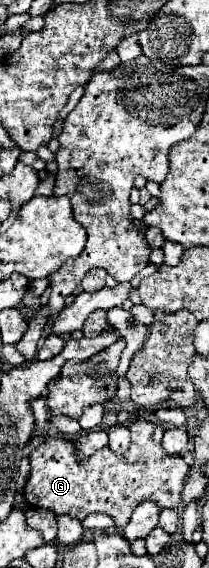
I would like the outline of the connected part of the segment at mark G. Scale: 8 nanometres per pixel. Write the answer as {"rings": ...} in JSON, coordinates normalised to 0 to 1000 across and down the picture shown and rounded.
{"rings":[[[651,738],[617,752],[627,783],[603,801],[555,801],[526,787],[459,794],[431,808],[373,815],[344,776],[211,766],[144,801],[144,840],[115,857],[115,879],[144,893],[211,893],[268,907],[402,914],[431,903],[526,907],[555,928],[593,931],[632,900],[699,879],[756,886],[766,896],[852,893],[890,815],[871,805],[804,801],[766,780],[727,773],[737,745]]]}

